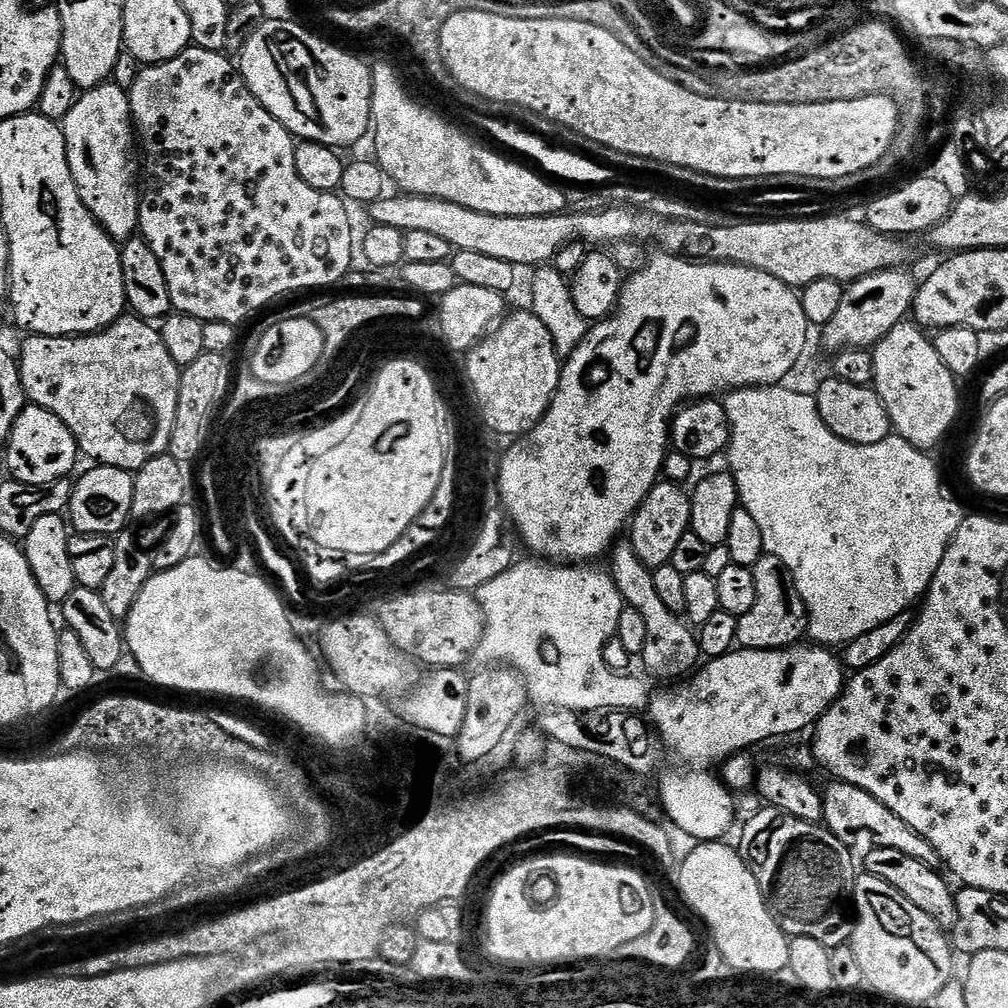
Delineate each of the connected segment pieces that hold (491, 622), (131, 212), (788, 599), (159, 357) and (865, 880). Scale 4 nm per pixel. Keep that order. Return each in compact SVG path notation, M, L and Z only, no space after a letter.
M524 560L513 563L511 568L507 568L502 574L498 574L498 578L490 578L490 582L486 582L480 588L477 588L474 595L480 608L484 612L485 625L484 636L480 639L480 645L476 647L474 656L480 662L499 662L504 666L511 666L515 671L519 672L520 679L524 682L524 687L528 690L529 701L533 705L541 704L541 709L553 710L560 709L562 711L572 712L600 712L607 713L609 710L619 710L627 714L640 714L647 709L650 703L650 691L633 674L621 674L610 670L610 666L606 666L604 661L604 647L608 645L609 640L613 639L618 626L618 618L622 614L622 610L626 607L624 597L618 590L618 586L612 580L611 575L607 571L599 572L596 566L577 566L575 564L561 564L553 562L547 564L544 560Z
M109 82L107 84L99 84L97 88L89 88L81 91L76 98L76 104L70 110L70 114L66 114L66 118L62 122L64 129L64 137L66 138L66 146L68 147L68 161L70 162L70 170L74 174L74 182L78 186L78 194L82 198L82 202L86 206L86 210L90 210L93 218L102 225L106 230L106 234L117 242L133 239L137 235L140 226L140 198L141 189L138 187L138 176L136 180L136 160L132 157L132 140L134 144L134 125L132 122L132 104L128 101L128 92L119 88L116 83Z
M765 555L752 568L755 601L750 614L738 619L736 643L740 648L754 650L779 650L793 647L805 639L808 630L808 611L794 586L792 572L778 558Z
M125 314L119 316L109 328L104 328L100 332L92 332L89 336L34 336L29 335L28 340L18 351L18 363L20 365L20 377L24 392L28 395L31 403L37 404L40 408L50 410L65 424L74 434L77 449L84 452L97 465L105 468L120 468L124 472L135 474L140 468L146 466L155 456L163 456L168 451L168 443L174 430L174 418L178 414L178 386L180 385L181 368L176 365L174 358L170 358L170 353L166 351L166 346L162 343L159 327L153 326L149 321L140 319L135 314Z
M867 874L856 877L854 927L850 943L862 965L864 984L892 1000L927 1005L954 979L954 949L945 929L939 928L930 914L922 914L910 898L898 894L894 886L882 882L882 878Z

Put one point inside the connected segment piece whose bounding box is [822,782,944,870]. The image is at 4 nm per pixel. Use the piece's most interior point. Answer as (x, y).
(858, 820)

